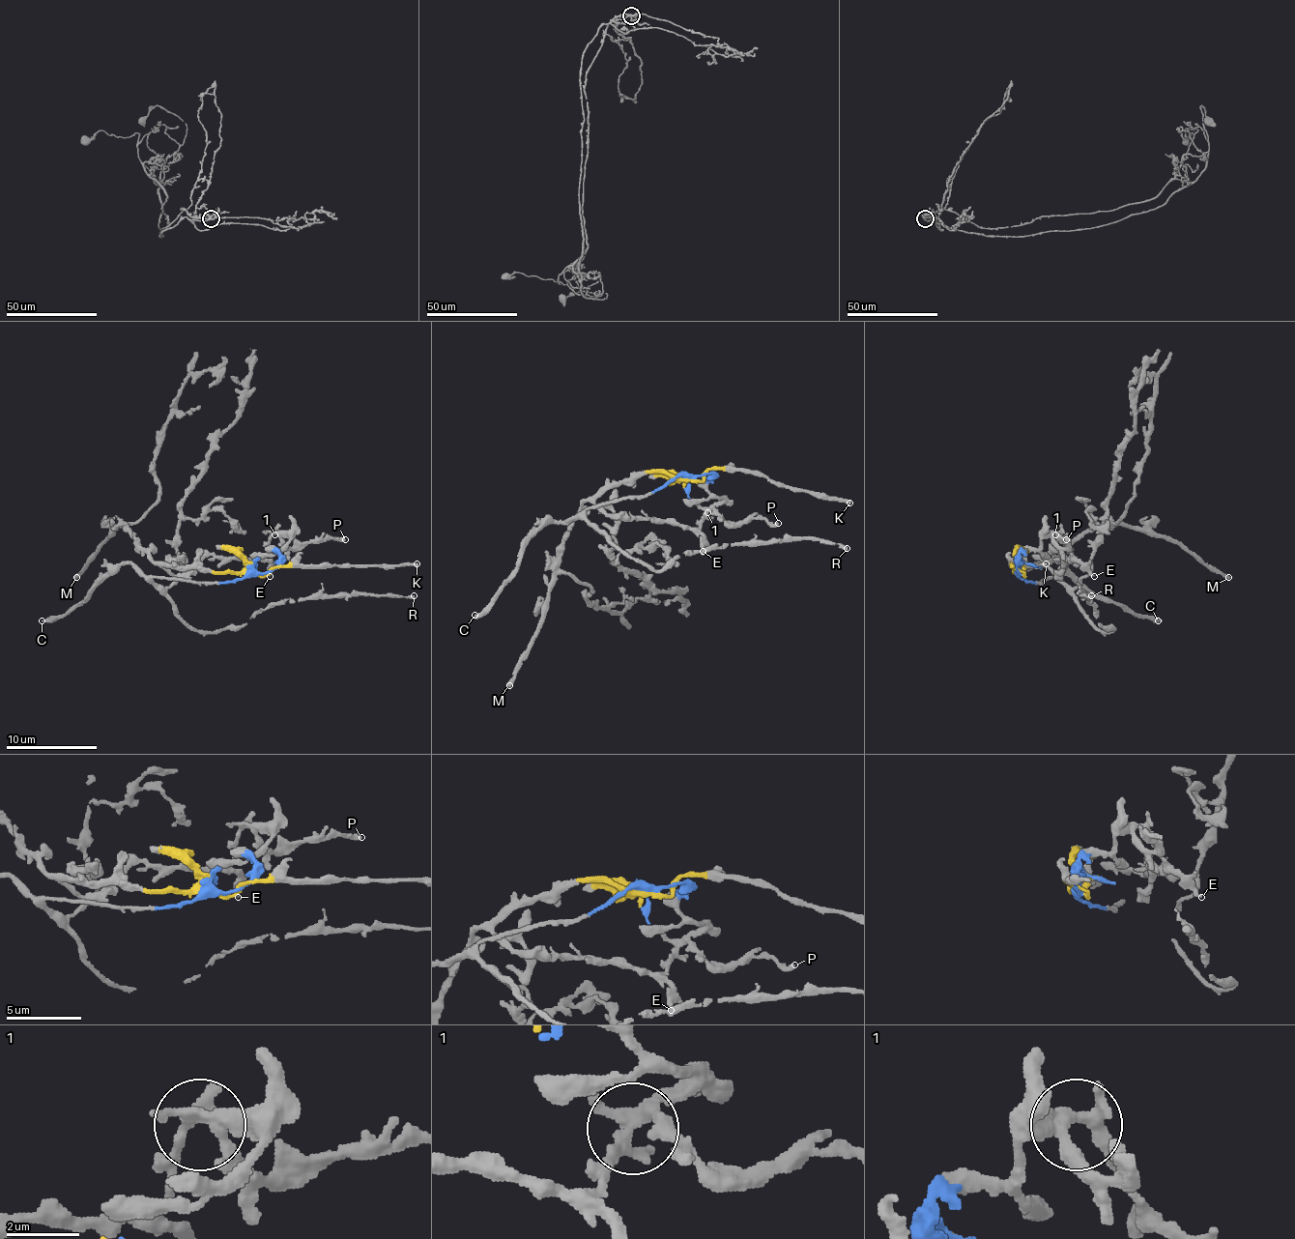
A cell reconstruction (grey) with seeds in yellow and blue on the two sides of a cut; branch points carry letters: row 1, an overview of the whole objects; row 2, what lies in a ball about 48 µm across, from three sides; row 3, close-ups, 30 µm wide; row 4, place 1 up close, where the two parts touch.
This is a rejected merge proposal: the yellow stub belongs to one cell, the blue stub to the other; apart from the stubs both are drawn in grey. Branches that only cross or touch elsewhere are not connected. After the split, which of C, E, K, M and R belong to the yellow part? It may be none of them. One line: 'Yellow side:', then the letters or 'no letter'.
Yellow side: E, K, M

